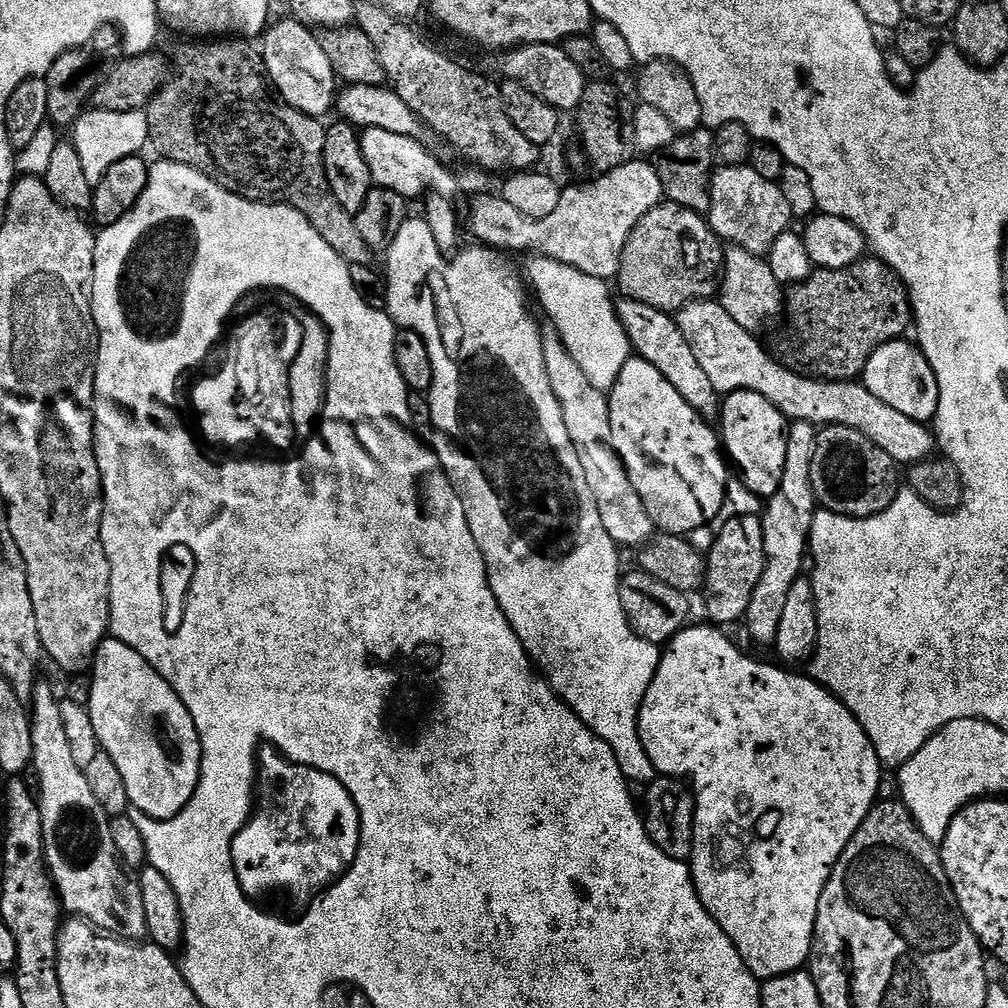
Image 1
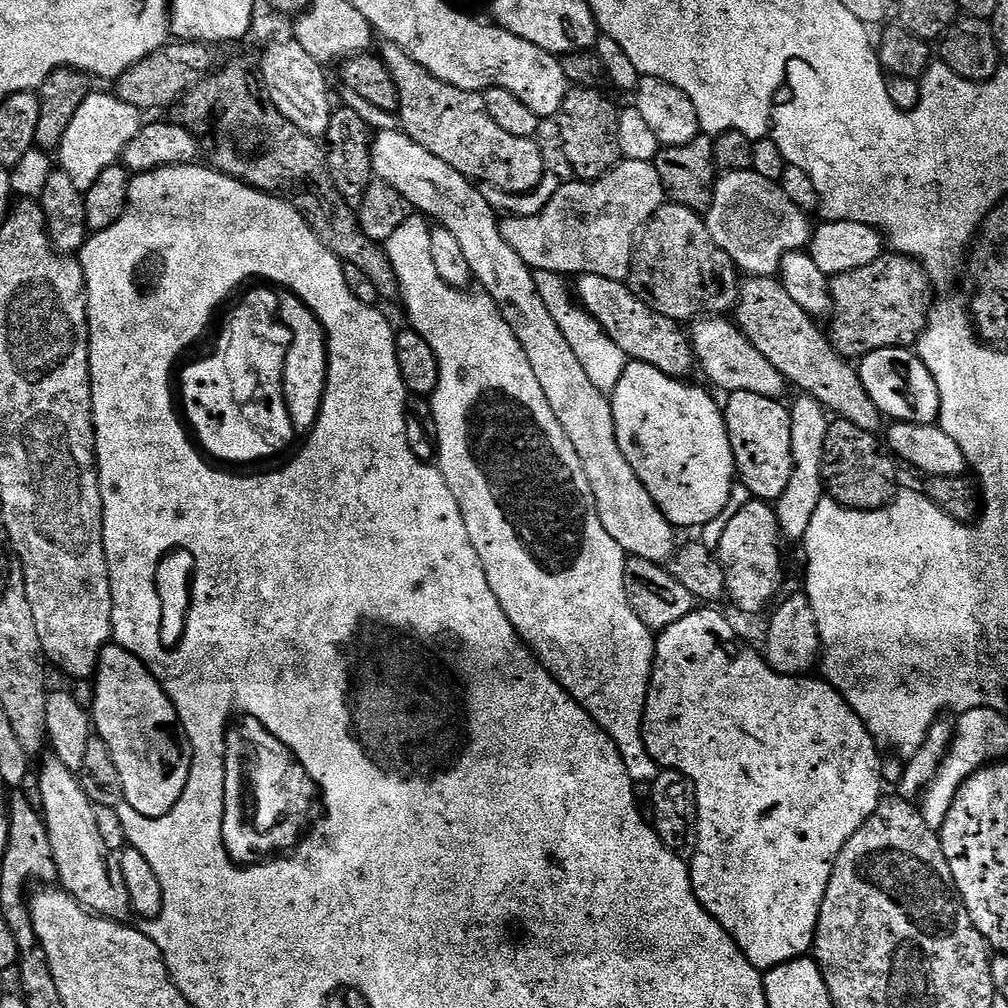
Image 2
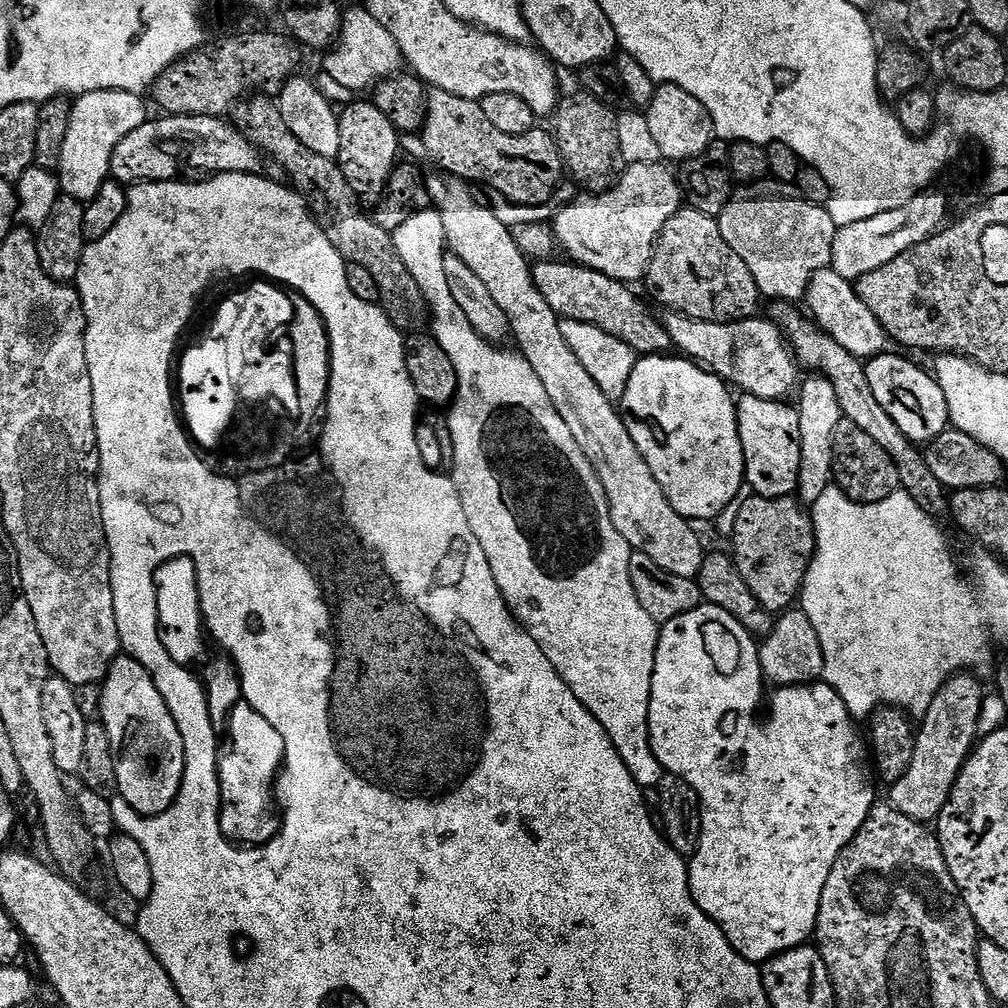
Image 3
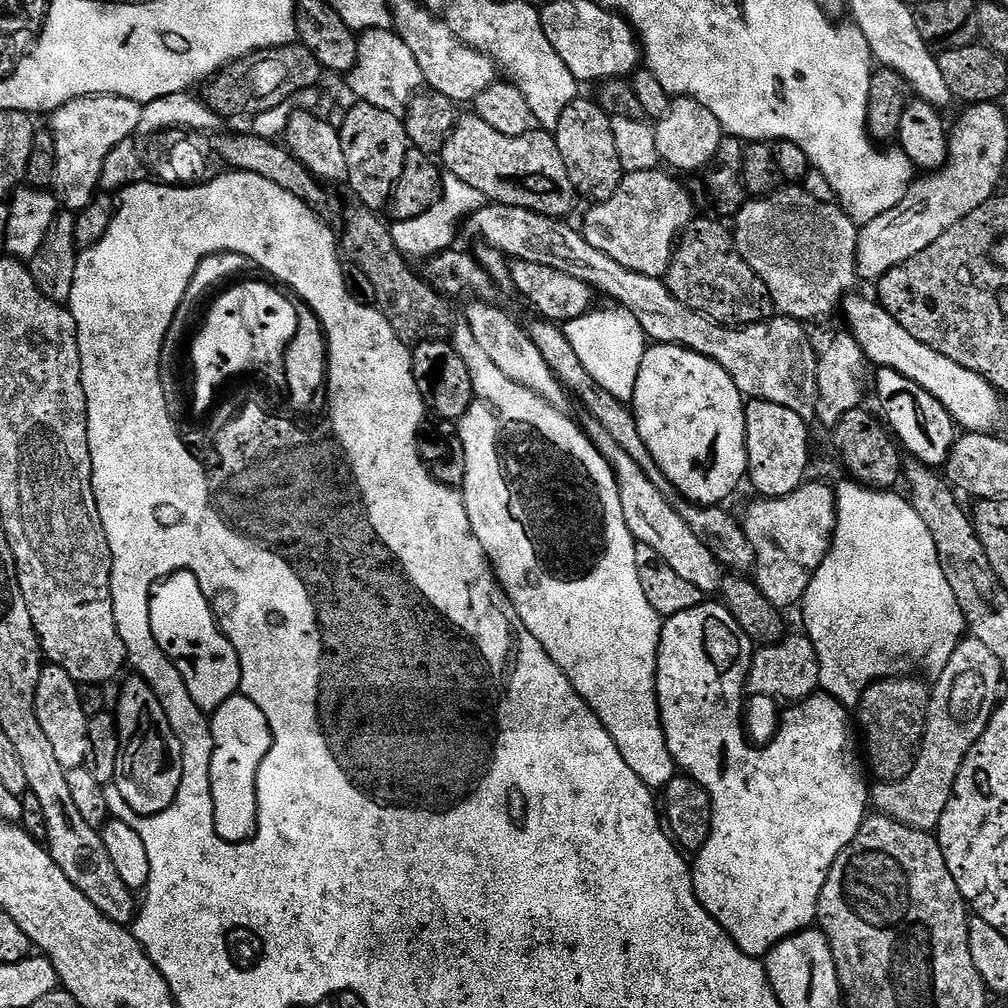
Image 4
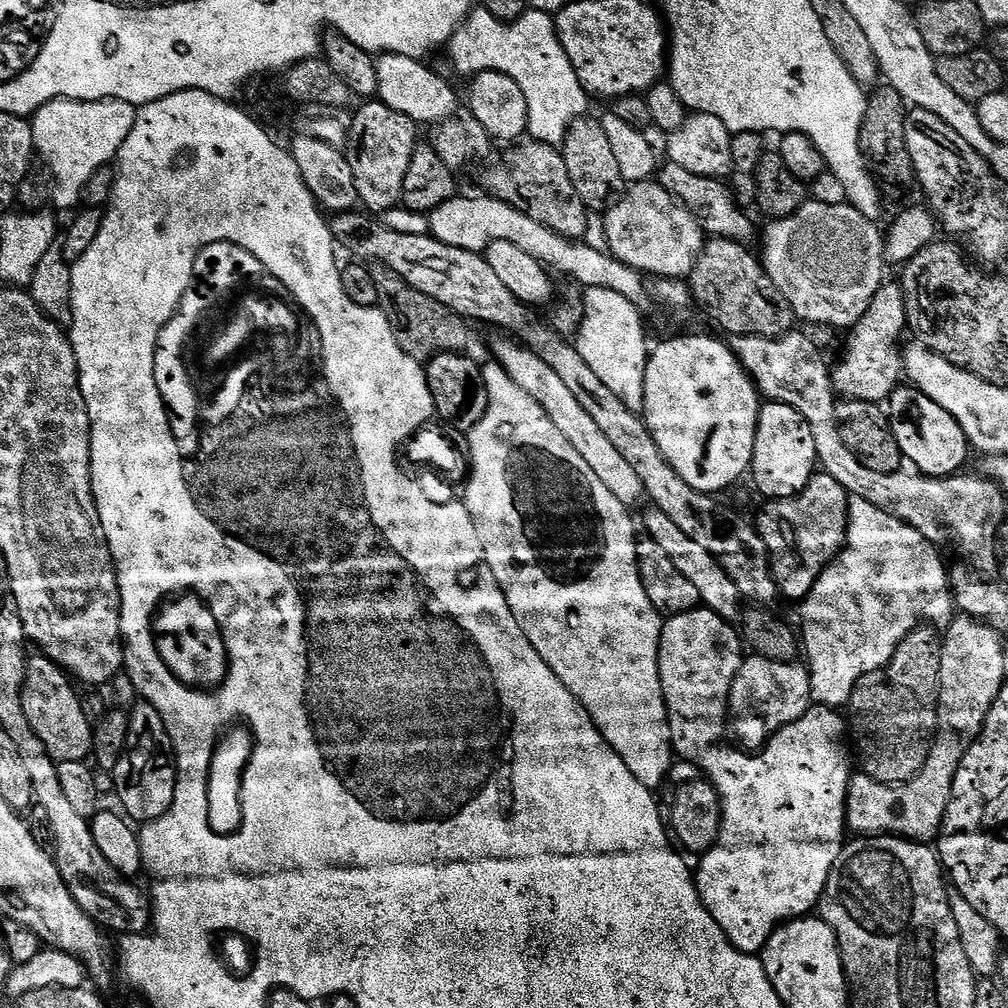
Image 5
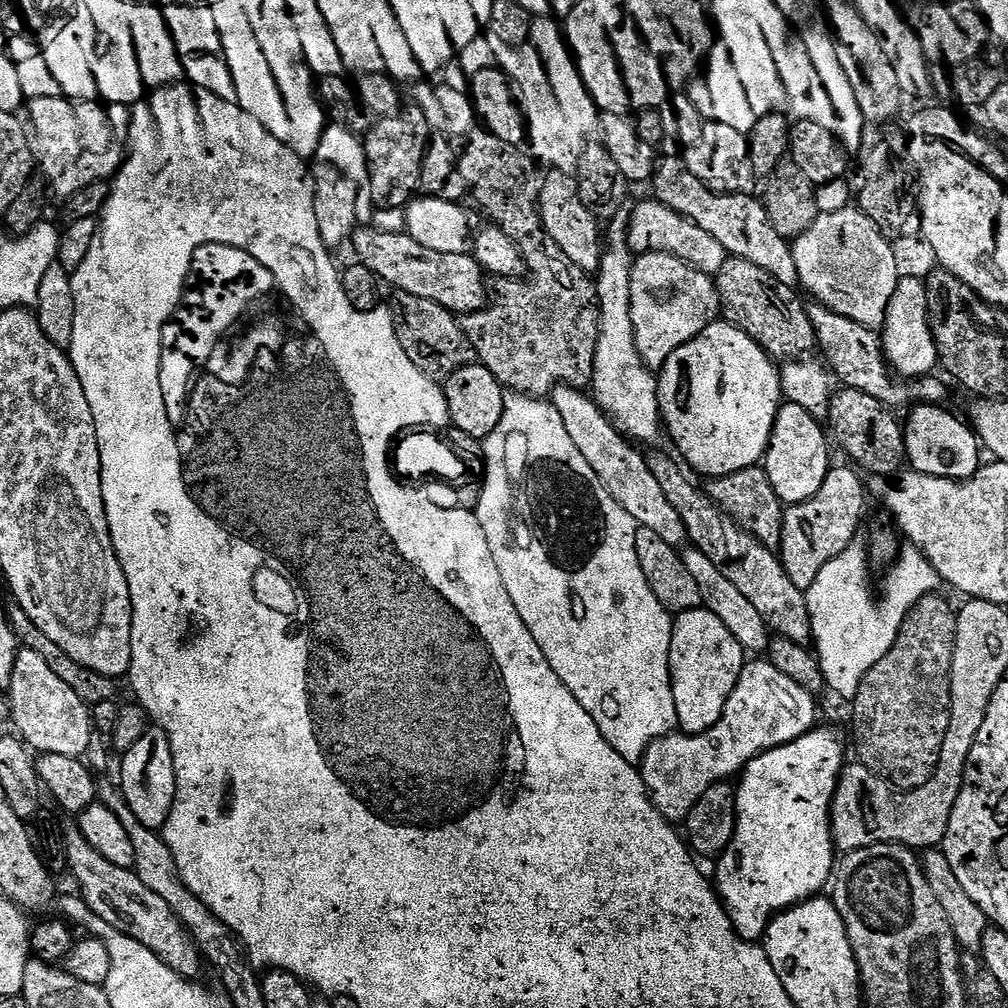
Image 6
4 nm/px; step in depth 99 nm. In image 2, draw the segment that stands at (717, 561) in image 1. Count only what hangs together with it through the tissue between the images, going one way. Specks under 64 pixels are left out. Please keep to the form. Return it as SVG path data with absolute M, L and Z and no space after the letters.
M749 499L748 504L742 506L742 510L734 514L734 518L730 518L726 531L722 533L718 555L726 574L727 599L732 599L732 604L738 611L745 612L748 616L756 616L764 611L767 613L773 601L781 595L779 592L784 584L784 556L780 553L780 547L785 547L785 544L776 509L769 501Z

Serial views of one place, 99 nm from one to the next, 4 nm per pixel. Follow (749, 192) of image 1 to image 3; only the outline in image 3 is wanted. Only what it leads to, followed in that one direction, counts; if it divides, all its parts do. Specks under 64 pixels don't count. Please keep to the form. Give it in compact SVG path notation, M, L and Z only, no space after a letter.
M760 180L756 184L737 187L726 202L726 210L719 216L722 238L746 262L761 297L772 302L800 302L807 297L808 287L814 277L832 262L832 247L836 237L837 225L830 218L827 207L810 202L791 184L780 180Z

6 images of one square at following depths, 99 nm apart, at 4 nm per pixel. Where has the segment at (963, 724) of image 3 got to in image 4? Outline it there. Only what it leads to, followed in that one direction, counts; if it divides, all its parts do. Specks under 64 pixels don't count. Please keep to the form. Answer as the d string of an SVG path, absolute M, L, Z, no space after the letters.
M965 638L950 654L950 662L940 675L935 677L930 688L928 698L928 721L924 727L924 737L920 743L920 753L916 755L914 770L906 774L893 784L877 783L870 792L870 804L881 816L889 816L892 820L897 820L899 824L905 824L908 828L917 828L923 832L935 833L942 822L942 814L946 814L946 806L952 797L954 782L962 770L962 762L970 754L970 750L982 738L986 726L990 722L993 712L998 707L1001 699L1000 683L1005 679L1000 669L998 658L990 654L989 648L982 646L982 642Z

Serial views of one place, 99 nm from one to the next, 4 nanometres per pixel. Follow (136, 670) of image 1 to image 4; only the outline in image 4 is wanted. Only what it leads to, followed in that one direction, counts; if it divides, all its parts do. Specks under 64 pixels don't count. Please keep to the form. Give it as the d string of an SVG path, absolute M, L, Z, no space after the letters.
M136 678L121 686L114 715L120 736L114 788L120 791L129 813L137 816L158 814L176 801L178 786L182 782L180 743L166 718L166 710L155 690L143 678Z

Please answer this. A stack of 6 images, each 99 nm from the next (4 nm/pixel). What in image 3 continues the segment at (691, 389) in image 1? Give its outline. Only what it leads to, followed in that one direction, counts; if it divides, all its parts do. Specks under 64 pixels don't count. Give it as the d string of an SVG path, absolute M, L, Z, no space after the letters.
M549 258L532 264L534 286L538 286L542 298L550 305L550 310L561 321L577 320L595 328L601 328L606 334L626 342L633 352L645 356L664 354L673 347L670 334L664 329L664 321L655 316L622 280L615 280L593 268L582 268L567 259Z

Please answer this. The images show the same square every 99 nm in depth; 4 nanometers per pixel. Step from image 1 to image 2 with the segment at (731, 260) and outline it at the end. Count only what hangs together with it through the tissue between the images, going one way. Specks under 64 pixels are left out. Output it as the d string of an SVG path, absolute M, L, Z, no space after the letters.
M754 276L743 281L740 289L740 300L734 309L734 320L744 337L764 355L768 361L778 369L789 385L792 384L801 393L812 396L833 417L854 422L854 426L862 426L862 430L879 433L882 413L876 409L866 386L862 386L862 378L854 367L853 361L837 352L831 342L829 333L819 328L817 321L786 294L783 284L779 279L771 276Z

